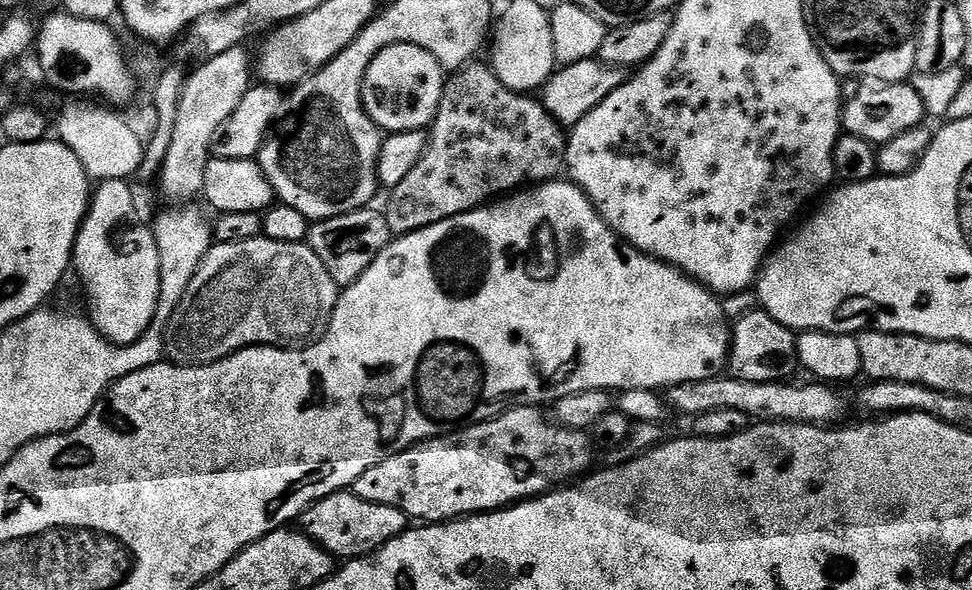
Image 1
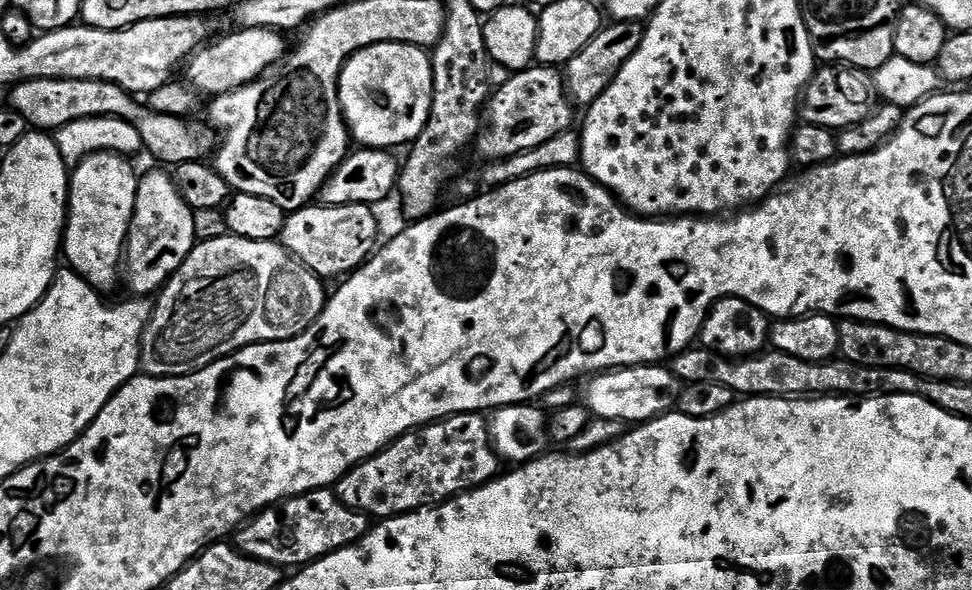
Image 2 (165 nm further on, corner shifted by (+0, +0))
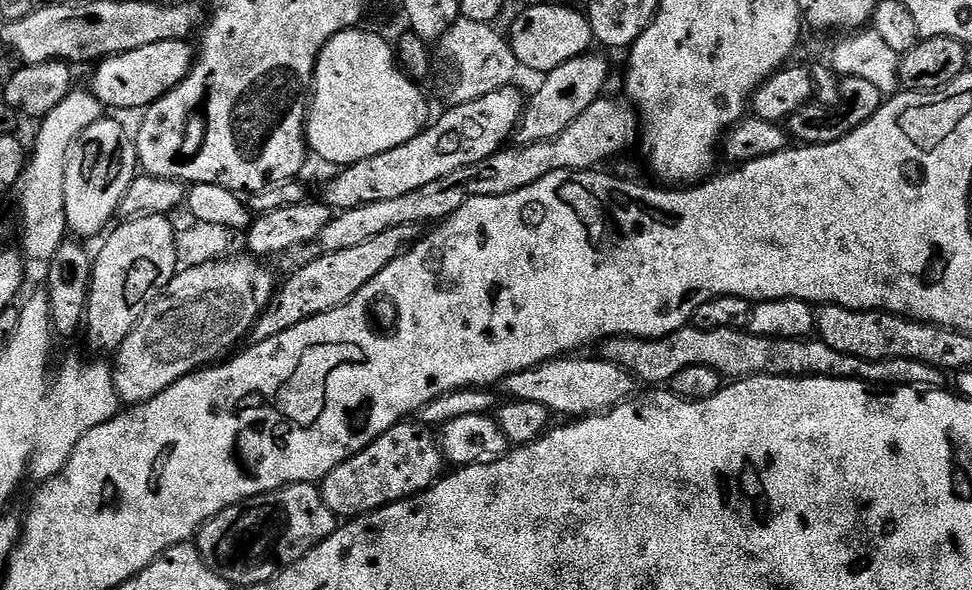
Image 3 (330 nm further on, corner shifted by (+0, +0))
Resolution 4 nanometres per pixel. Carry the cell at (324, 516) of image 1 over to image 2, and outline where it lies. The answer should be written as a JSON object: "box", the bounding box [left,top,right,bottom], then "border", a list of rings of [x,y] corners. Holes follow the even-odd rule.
{"box":[234,488,369,570],"border":[[[319,488],[301,496],[291,496],[279,506],[256,513],[235,533],[234,547],[245,556],[274,564],[281,570],[296,570],[356,544],[368,532],[369,517],[340,501],[335,491]]]}

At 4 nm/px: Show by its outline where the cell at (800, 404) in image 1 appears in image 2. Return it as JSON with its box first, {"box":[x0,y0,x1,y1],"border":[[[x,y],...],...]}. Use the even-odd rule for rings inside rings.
{"box":[582,363,685,426],"border":[[[663,363],[639,364],[633,368],[614,368],[610,372],[601,372],[593,375],[588,384],[588,389],[582,392],[582,400],[589,412],[597,421],[621,420],[624,426],[639,426],[648,420],[656,420],[665,416],[667,412],[677,411],[680,395],[684,392],[685,385],[672,373],[671,367]]]}

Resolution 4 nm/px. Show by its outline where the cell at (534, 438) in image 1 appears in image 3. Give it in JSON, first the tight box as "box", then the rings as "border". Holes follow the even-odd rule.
{"box":[319,422,446,518],"border":[[[401,422],[386,430],[386,434],[374,438],[370,446],[330,470],[319,490],[336,517],[355,518],[426,491],[445,475],[444,464],[446,453],[429,425]]]}

